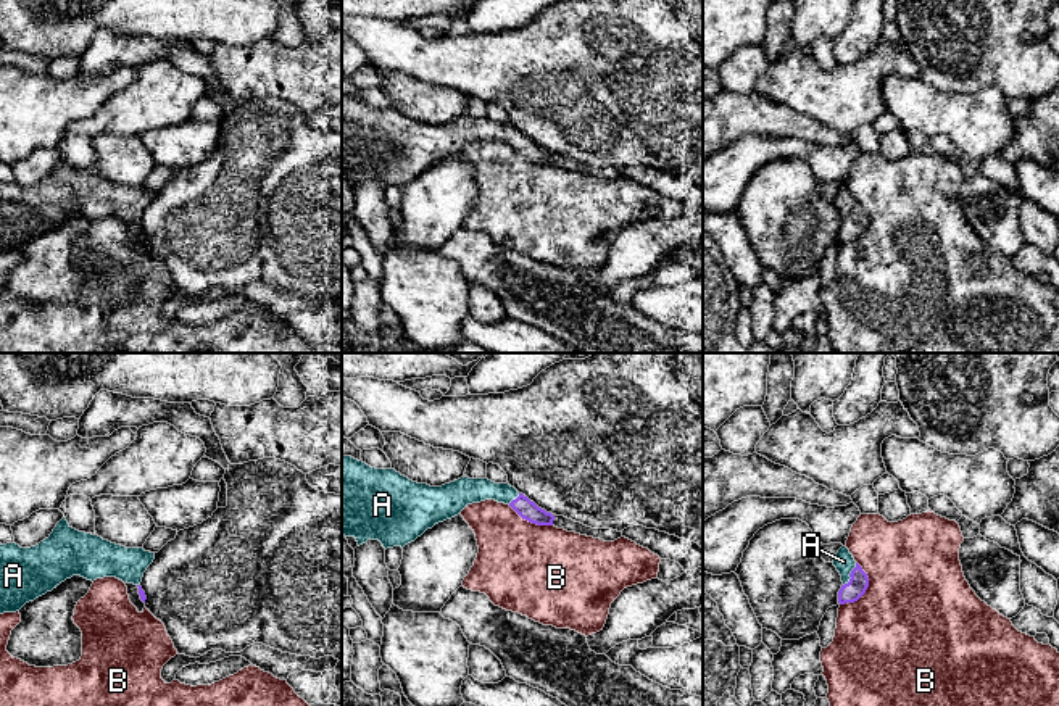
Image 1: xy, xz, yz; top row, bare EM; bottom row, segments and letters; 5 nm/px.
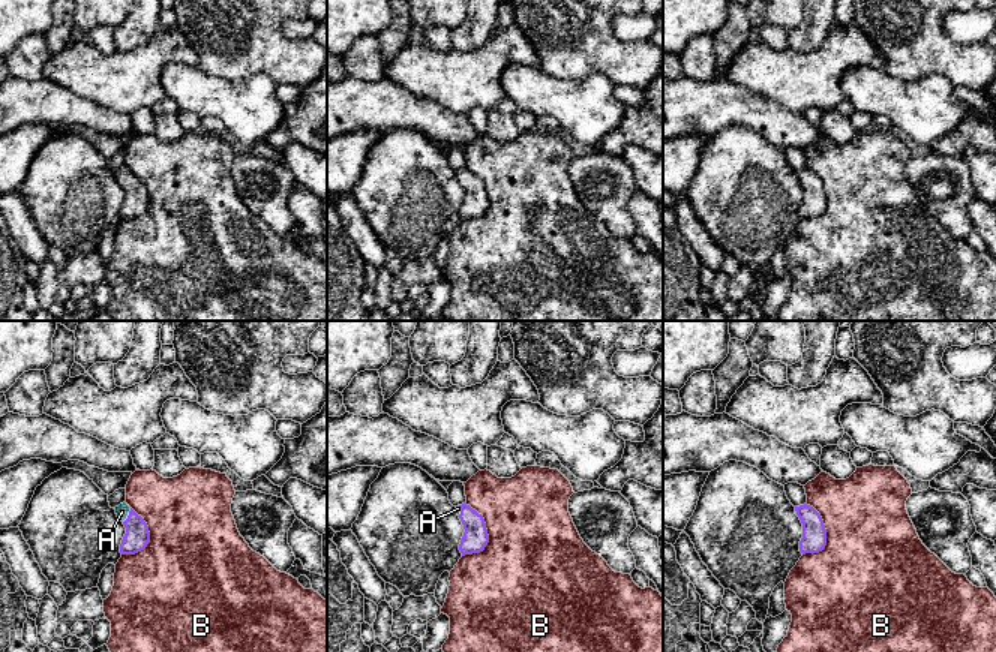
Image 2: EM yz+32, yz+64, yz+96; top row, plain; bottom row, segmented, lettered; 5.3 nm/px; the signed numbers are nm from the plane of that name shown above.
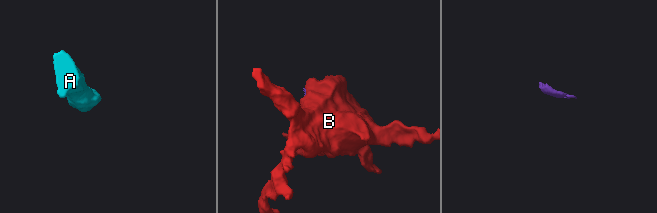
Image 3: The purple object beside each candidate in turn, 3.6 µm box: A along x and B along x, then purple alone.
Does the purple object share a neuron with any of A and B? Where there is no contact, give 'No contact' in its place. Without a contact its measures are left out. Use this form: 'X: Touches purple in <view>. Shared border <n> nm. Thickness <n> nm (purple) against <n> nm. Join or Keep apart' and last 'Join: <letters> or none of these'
A: Touches purple in yz. Shared border 140 nm. Thickness 100 nm (purple) against 100 nm. Join
B: Touches purple in yz. Shared border 240 nm. Thickness 100 nm (purple) against 500 nm. Keep apart
Join: A

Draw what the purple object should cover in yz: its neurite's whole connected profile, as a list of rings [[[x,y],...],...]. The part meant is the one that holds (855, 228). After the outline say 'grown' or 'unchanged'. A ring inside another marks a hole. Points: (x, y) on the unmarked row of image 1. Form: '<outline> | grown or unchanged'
[[[841,185],[833,197],[833,205],[841,214],[841,227],[838,230],[838,242],[858,240],[869,226],[869,216],[862,206],[854,200],[853,193],[846,185]]] | grown

